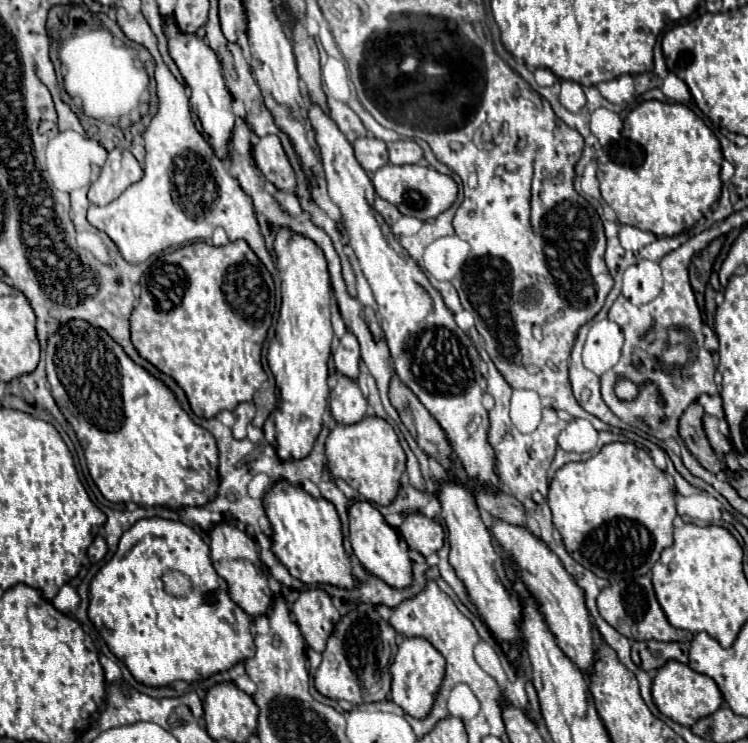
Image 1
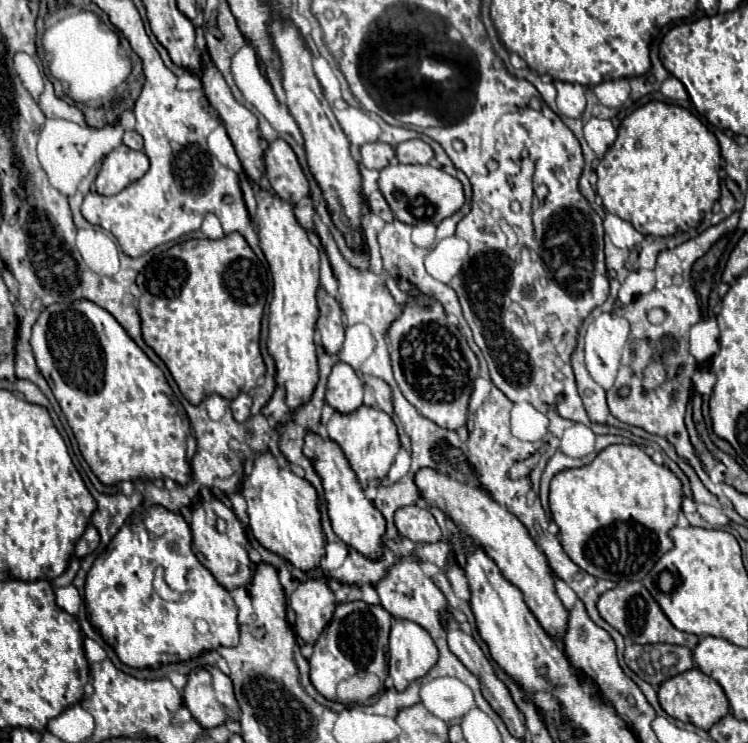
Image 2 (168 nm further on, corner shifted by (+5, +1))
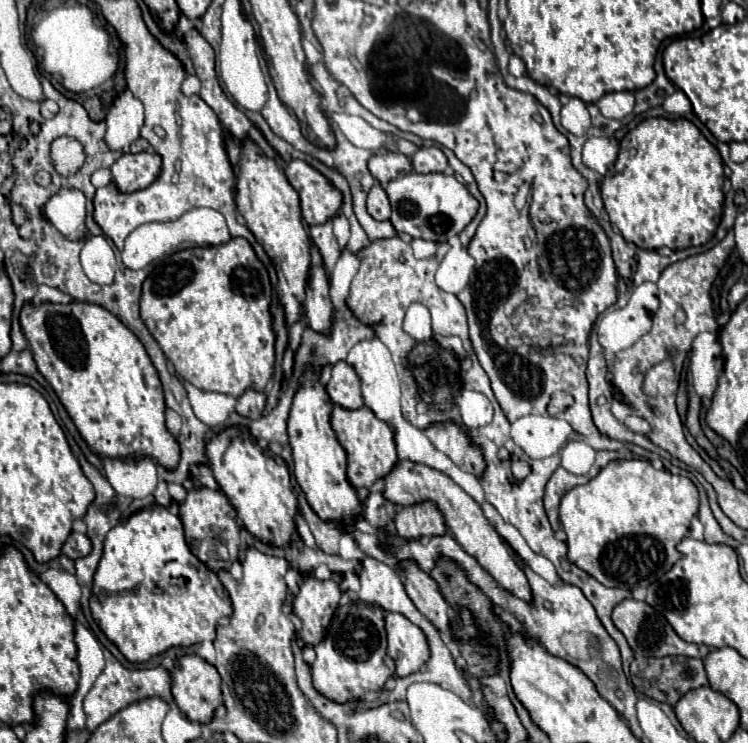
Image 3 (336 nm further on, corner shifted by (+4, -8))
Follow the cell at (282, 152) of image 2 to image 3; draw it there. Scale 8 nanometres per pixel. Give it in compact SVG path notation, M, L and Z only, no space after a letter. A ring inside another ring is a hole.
M293 160L287 164L285 174L289 184L297 190L301 198L303 220L309 226L323 224L339 214L343 194L311 164L303 160Z

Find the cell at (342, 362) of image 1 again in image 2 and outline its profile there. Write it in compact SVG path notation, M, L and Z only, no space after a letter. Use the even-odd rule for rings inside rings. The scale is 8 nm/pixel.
M322 289L318 291L318 307L320 307L320 319L316 323L316 329L320 333L320 341L324 349L330 355L340 353L340 347L344 345L344 315L336 299L328 297Z

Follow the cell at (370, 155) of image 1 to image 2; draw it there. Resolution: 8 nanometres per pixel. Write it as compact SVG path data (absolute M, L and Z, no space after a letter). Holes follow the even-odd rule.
M366 143L360 147L362 165L368 169L384 169L386 165L394 163L394 149L388 143Z

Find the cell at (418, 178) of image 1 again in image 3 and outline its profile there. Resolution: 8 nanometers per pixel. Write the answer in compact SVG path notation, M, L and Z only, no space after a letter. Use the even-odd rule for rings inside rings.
M405 174L401 178L395 178L387 184L387 196L391 200L391 224L393 228L401 234L409 234L411 238L423 238L423 240L433 240L433 242L447 242L463 232L463 228L473 220L477 214L479 202L473 198L473 194L467 190L465 184L461 184L455 176L445 176L445 174Z

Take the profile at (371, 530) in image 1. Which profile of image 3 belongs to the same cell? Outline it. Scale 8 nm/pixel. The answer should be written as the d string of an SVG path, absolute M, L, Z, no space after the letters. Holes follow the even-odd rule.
M305 366L305 372L299 378L299 388L295 392L291 414L289 414L289 444L293 450L295 478L301 486L309 506L325 520L333 520L337 524L347 516L361 514L361 502L357 498L355 488L347 482L347 458L343 446L337 442L337 436L331 428L331 408L333 402L325 392L325 386L319 380L319 372L311 366Z

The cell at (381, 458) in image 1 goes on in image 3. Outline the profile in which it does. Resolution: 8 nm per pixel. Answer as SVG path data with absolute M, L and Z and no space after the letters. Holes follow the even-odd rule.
M339 404L333 408L331 414L331 426L337 434L337 440L347 452L347 480L353 488L367 488L371 486L377 478L389 474L389 470L397 464L397 452L395 452L395 440L393 440L393 430L369 412L369 408L341 408Z

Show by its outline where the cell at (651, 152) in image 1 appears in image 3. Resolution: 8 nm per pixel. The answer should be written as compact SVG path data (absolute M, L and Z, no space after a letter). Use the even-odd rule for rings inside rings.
M647 118L623 138L619 158L601 182L601 198L611 222L619 228L625 242L647 250L663 246L683 250L701 246L713 238L723 212L723 182L721 154L693 122L685 118Z

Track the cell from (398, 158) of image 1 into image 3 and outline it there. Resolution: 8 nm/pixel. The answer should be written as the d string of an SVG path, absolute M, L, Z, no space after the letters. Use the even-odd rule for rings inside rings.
M419 148L419 152L411 158L415 172L445 172L449 162L441 148Z

